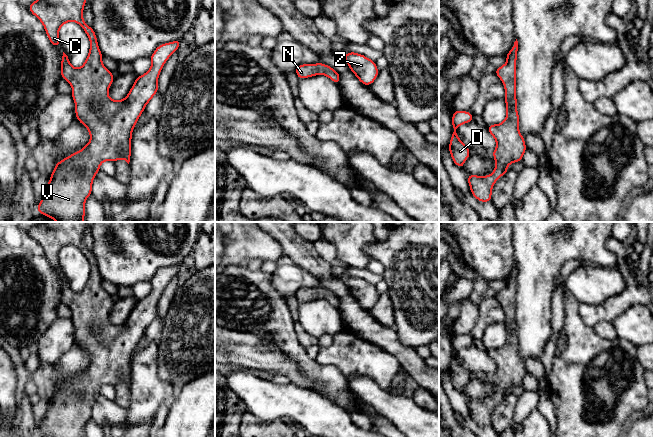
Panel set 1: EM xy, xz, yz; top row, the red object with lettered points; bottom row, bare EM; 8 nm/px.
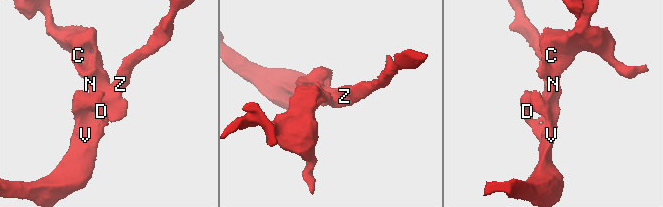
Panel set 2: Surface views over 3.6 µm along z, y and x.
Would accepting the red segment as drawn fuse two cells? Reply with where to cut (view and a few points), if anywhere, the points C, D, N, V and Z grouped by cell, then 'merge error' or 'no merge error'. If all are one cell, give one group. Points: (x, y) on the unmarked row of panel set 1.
no cut | C D N V Z | no merge error

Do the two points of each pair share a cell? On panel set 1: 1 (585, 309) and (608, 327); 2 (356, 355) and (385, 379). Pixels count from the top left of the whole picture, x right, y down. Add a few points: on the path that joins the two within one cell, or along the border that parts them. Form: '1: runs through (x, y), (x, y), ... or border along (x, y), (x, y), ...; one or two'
1: border along (612, 322), (600, 321), (593, 327); two
2: runs through (363, 358), (378, 372); one

